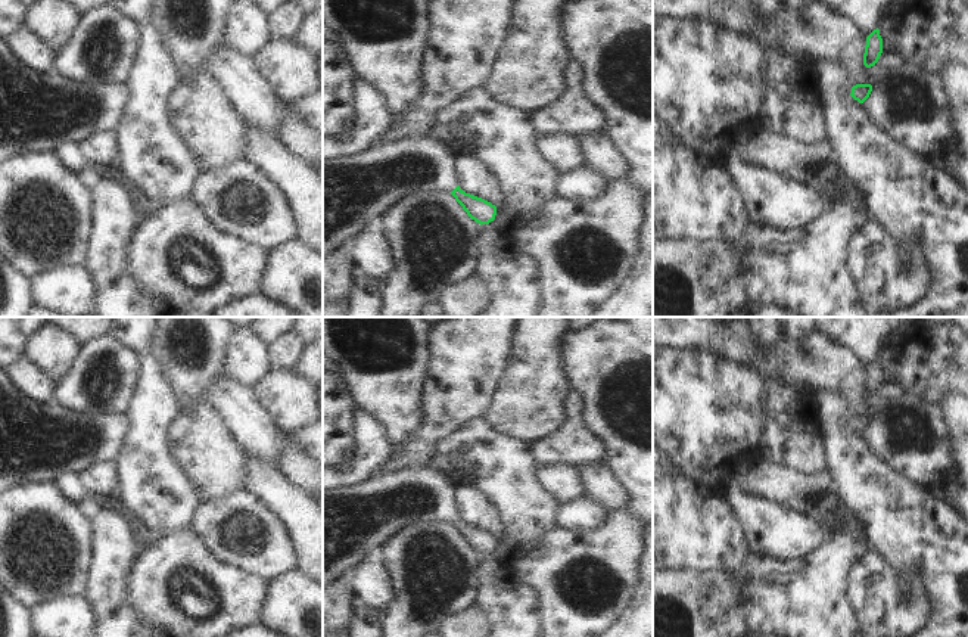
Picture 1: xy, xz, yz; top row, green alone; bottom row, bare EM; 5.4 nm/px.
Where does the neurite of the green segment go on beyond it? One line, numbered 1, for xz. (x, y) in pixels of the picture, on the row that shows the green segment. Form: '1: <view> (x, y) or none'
1: xz (358, 189)

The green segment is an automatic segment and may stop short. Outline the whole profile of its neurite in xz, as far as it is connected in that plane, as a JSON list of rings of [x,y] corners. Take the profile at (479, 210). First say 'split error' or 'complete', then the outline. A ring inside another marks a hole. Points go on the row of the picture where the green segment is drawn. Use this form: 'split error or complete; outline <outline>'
split error; outline [[[429,136],[374,145],[343,159],[323,159],[323,257],[401,196],[436,192],[451,193],[480,226],[495,220],[497,206],[460,189],[454,155]]]

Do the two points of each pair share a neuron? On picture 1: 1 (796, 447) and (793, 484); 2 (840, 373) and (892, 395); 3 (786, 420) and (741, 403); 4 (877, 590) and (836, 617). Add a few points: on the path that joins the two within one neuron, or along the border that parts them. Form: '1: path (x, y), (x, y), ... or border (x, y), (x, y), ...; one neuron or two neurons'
1: border (763, 459), (805, 474), (818, 474), (825, 469); two neurons
2: path (850, 387), (865, 403), (878, 403); one neuron
3: border (762, 378), (763, 425), (756, 446); two neurons
4: border (847, 572), (847, 602), (856, 621); two neurons

